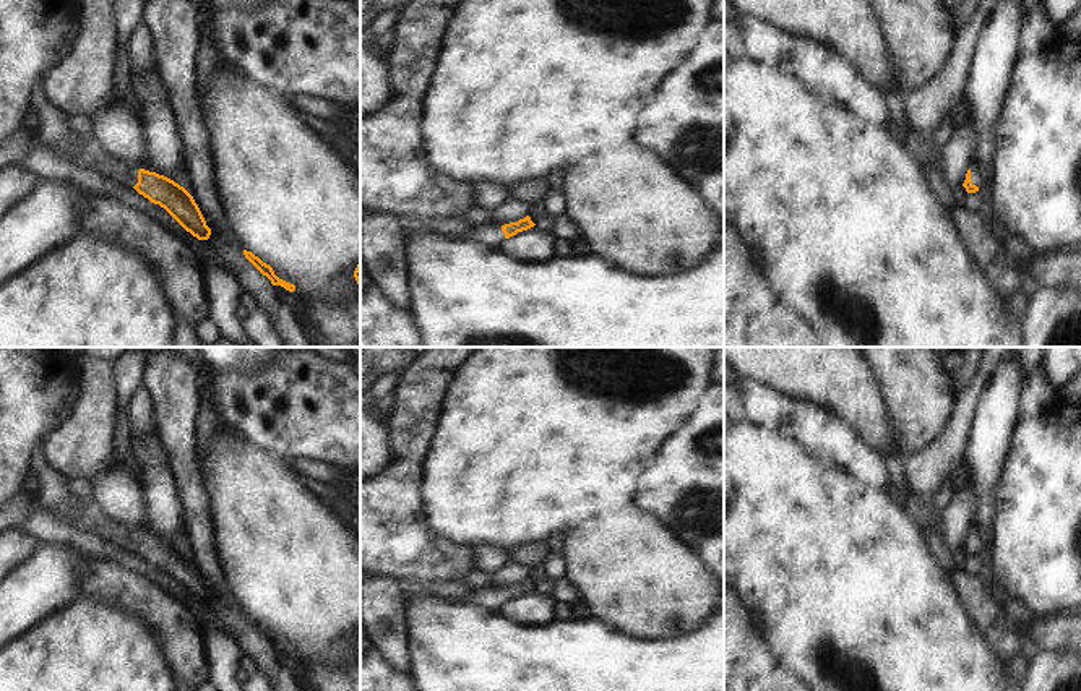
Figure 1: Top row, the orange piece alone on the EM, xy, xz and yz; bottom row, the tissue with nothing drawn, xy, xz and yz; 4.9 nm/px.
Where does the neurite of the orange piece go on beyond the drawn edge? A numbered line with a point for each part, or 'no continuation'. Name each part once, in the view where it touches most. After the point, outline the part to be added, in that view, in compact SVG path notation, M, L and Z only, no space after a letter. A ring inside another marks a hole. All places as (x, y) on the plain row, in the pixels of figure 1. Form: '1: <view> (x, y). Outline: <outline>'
1: yz (976, 540). Outline: M972 526L972 529L971 529L971 545L972 545L972 548L975 548L979 552L982 548L982 539L980 539L979 529L975 526Z

